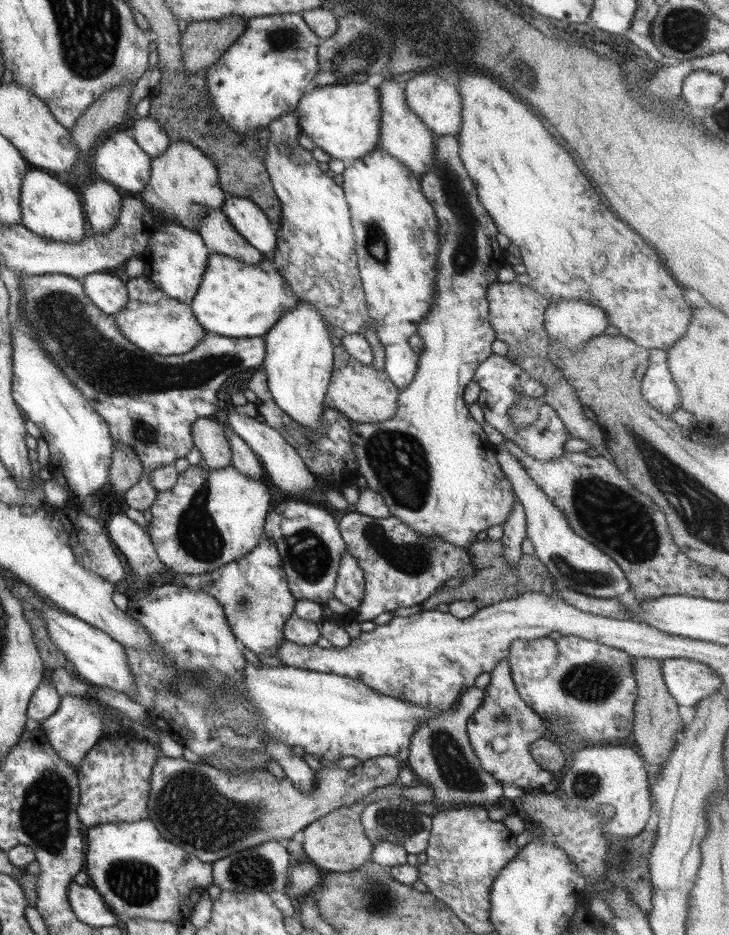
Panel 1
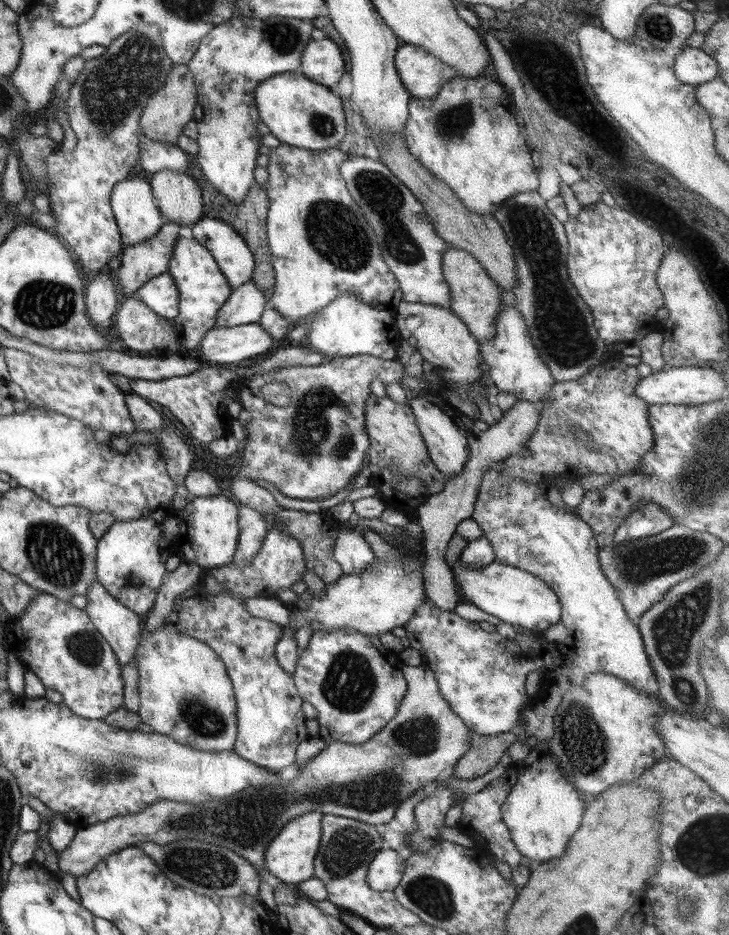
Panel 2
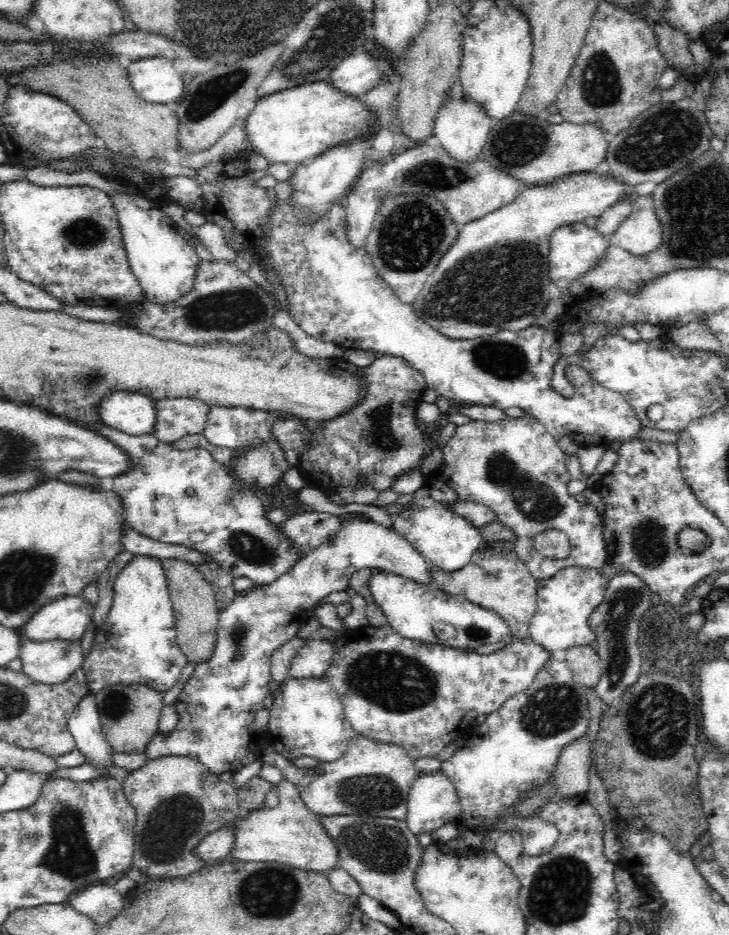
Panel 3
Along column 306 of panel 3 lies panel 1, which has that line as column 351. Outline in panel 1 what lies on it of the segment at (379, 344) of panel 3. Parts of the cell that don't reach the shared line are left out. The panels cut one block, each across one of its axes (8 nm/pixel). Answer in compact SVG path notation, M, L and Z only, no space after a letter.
M295 112L272 121L268 128L270 141L265 167L282 212L270 262L295 296L310 301L331 329L338 327L346 334L362 334L365 326L374 328L374 319L369 315L357 266L357 242L344 190L318 167L310 150L297 143L297 136L302 132Z

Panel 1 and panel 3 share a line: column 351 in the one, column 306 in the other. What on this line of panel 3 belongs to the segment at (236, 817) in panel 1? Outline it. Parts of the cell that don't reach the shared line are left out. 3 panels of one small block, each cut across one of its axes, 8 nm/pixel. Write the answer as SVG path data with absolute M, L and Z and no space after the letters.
M358 735L351 740L342 758L332 762L318 762L313 768L299 768L291 763L284 755L275 752L265 741L262 746L262 761L276 765L283 774L283 778L292 782L299 790L299 795L310 811L318 816L333 815L365 815L374 818L396 818L407 821L407 805L409 790L416 778L415 759L404 748L396 744L380 743L373 739Z

